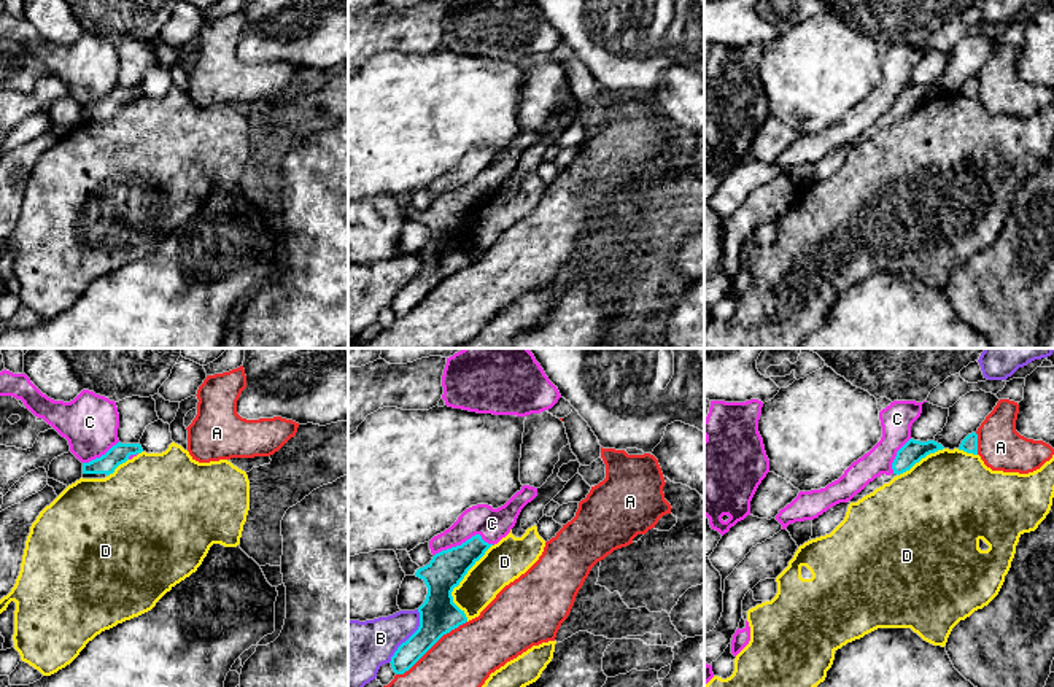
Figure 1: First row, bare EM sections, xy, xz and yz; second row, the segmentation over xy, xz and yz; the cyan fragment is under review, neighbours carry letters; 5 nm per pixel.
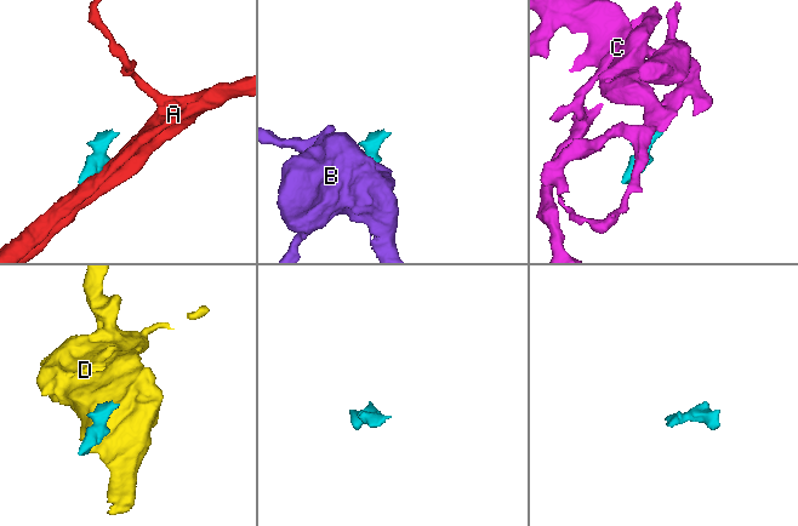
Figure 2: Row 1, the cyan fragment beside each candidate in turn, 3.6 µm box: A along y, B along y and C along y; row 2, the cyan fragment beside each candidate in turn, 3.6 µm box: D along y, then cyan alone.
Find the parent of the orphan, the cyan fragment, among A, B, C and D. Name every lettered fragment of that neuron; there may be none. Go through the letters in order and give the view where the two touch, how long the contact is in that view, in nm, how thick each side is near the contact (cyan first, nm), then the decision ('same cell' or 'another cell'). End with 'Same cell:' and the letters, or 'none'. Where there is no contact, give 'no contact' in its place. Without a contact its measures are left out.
A: meets cyan in xz; contact 460 nm long; 190 nm thick on the cyan side, 320 nm on the other; another cell
B: meets cyan in xz; contact 320 nm long; 190 nm thick on the cyan side, 260 nm on the other; another cell
C: meets cyan in xz; contact 300 nm long; 190 nm thick on the cyan side, 160 nm on the other; same cell
D: meets cyan in xz; contact 420 nm long; 190 nm thick on the cyan side, 200 nm on the other; another cell
Same cell: C

